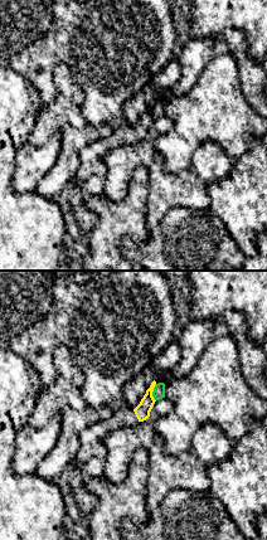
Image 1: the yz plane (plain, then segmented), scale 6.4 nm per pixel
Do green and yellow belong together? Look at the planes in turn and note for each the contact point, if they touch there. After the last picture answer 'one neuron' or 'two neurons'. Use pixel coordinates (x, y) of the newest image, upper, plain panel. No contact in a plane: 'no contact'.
meets green at (153, 111)

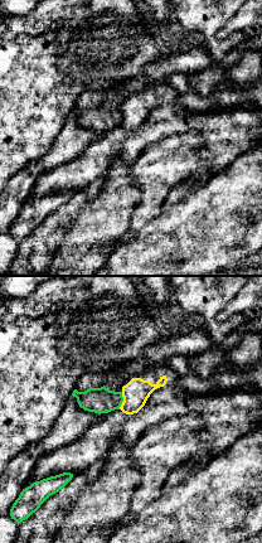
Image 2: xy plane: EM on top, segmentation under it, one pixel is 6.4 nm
meets green at (122, 119)

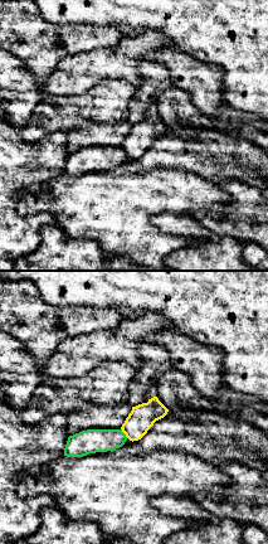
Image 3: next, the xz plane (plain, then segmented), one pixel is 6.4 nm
meets green at (123, 151)

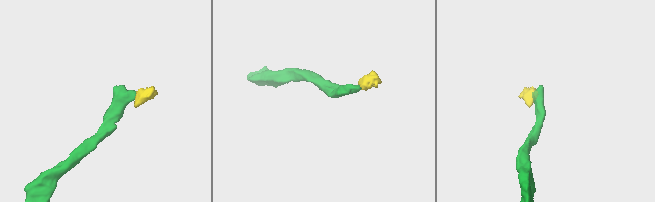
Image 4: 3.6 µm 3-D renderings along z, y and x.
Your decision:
two neurons

